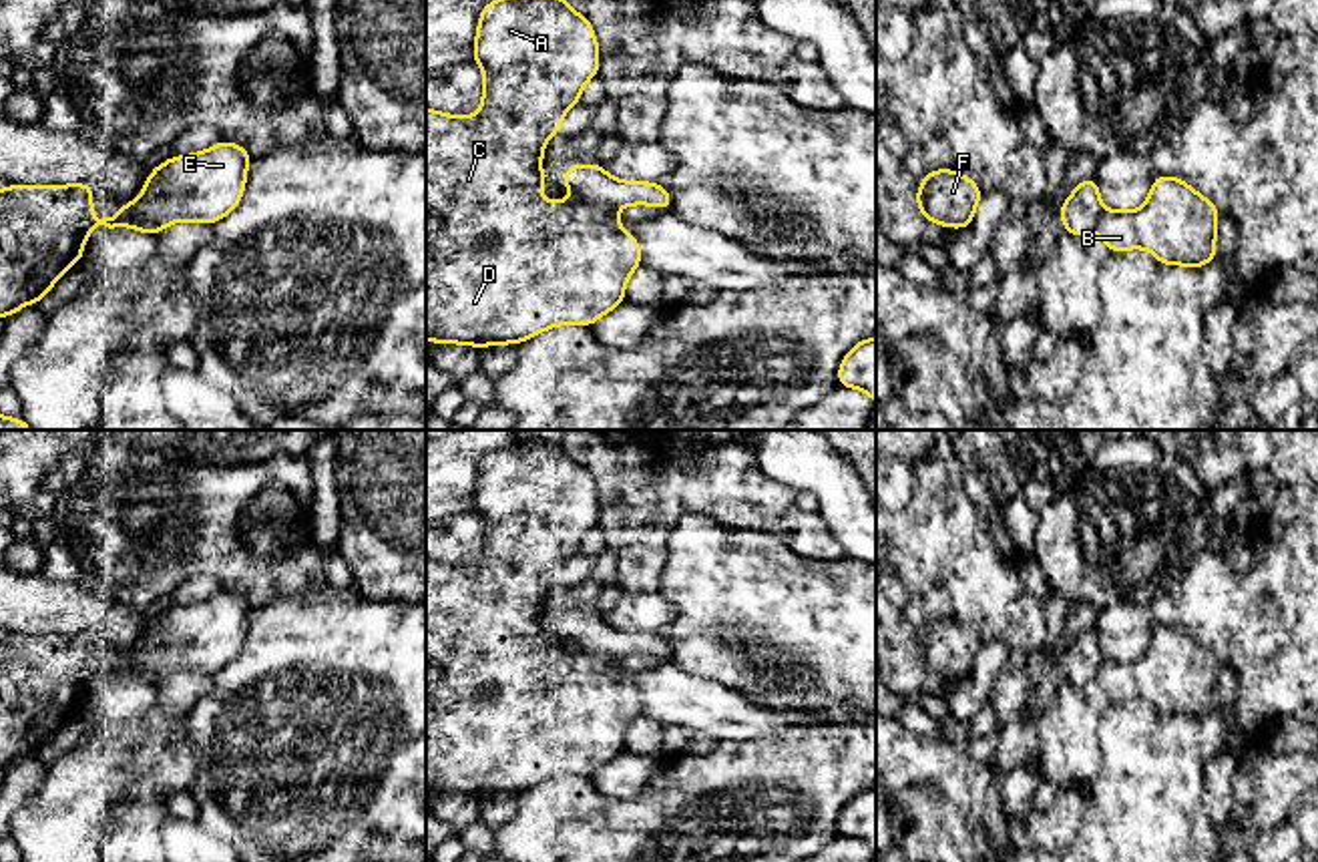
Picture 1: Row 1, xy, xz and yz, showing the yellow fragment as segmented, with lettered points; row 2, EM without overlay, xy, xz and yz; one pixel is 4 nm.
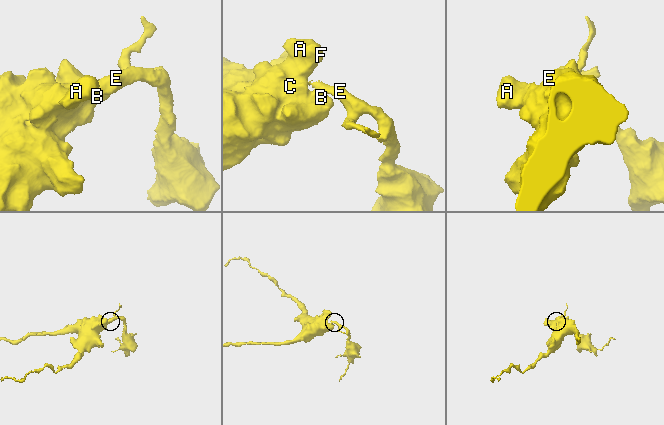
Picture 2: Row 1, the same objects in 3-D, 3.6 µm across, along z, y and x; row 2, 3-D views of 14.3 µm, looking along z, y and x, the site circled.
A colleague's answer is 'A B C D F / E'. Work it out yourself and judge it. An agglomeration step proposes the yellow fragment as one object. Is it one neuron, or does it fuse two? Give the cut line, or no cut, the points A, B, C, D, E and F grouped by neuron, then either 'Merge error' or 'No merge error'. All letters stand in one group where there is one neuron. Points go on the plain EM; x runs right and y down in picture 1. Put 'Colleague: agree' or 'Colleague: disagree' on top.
Colleague: agree
Split along xz (581, 648), (615, 660). Groups: A B C D F / E. Merge error

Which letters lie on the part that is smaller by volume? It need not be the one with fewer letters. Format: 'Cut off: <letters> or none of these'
Cut off: E

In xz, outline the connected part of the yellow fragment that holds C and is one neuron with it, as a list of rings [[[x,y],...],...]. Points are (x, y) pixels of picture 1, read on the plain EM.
[[[528,444],[496,448],[480,460],[474,490],[474,510],[484,520],[482,559],[472,567],[452,567],[426,559],[426,790],[434,794],[464,794],[486,798],[492,794],[520,794],[555,776],[591,776],[621,751],[625,751],[625,731],[641,715],[641,695],[637,687],[623,681],[617,659],[585,649],[542,651],[542,599],[561,581],[565,563],[581,551],[587,530],[599,522],[599,496],[591,472],[575,462],[561,444]]]

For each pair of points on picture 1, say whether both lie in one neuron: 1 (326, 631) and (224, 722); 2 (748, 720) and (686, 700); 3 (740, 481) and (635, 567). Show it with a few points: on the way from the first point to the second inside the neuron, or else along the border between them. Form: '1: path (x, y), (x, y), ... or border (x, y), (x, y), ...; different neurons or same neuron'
1: path (300, 658), (250, 708); same neuron
2: path (732, 716), (702, 704); same neuron
3: path (708, 481), (700, 481), (649, 535); same neuron

